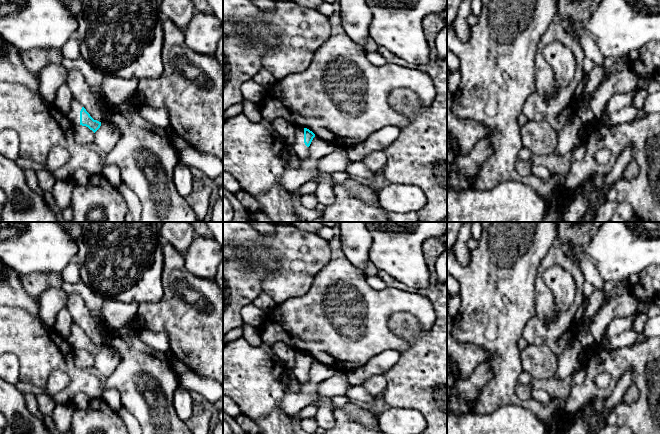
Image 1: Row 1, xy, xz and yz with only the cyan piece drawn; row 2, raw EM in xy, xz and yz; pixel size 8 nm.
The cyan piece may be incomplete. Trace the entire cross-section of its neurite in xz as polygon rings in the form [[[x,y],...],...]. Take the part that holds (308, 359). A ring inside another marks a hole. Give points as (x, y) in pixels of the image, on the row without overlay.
[[[297,351],[295,363],[291,372],[300,384],[305,384],[308,381],[310,370],[315,358],[307,352]]]

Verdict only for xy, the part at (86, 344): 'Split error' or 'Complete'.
Split error

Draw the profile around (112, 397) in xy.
[[[116,389],[105,390],[102,399],[116,412],[122,407],[121,395]]]

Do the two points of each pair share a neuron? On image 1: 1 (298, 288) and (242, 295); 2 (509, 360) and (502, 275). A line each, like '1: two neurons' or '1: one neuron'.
1: two neurons
2: one neuron

